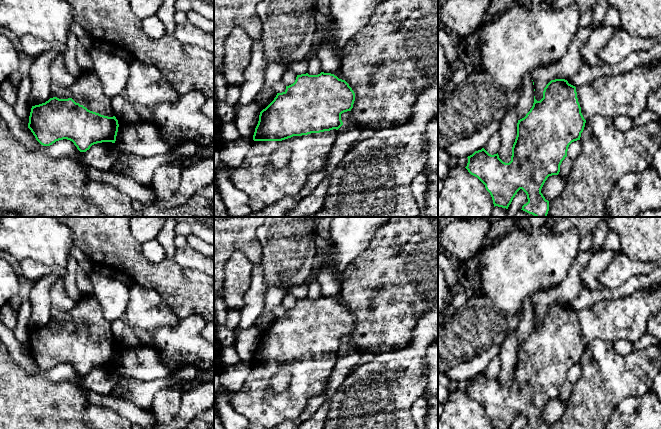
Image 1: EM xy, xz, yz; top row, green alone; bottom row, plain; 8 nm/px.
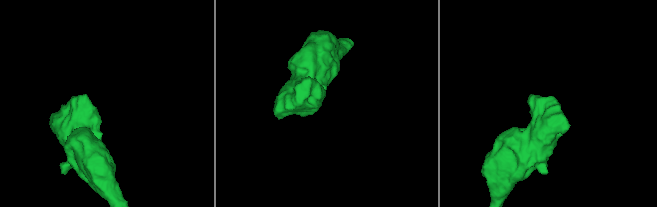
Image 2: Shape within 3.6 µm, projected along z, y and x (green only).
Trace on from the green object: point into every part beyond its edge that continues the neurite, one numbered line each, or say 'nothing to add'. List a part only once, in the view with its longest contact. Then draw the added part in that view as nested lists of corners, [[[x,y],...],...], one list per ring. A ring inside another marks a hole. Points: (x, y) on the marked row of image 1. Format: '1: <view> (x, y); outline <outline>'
1: xz (264, 186); outline [[[336,129],[330,131],[324,131],[320,133],[311,133],[302,136],[293,136],[291,138],[282,141],[254,141],[250,151],[248,152],[243,164],[235,168],[230,173],[230,179],[232,180],[234,186],[244,192],[249,199],[249,206],[252,212],[260,212],[271,207],[274,203],[286,196],[296,196],[300,190],[304,187],[308,177],[315,172],[323,169],[325,166],[325,160],[328,153],[330,152],[332,146],[337,138]],[[278,147],[288,147],[291,151],[291,157],[289,164],[284,168],[272,168],[269,164],[271,154]]]

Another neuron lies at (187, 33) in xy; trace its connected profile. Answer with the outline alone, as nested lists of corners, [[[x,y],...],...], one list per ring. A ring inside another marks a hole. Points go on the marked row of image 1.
[[[188,19],[176,24],[173,35],[183,44],[196,45],[214,54],[214,34],[201,30]]]

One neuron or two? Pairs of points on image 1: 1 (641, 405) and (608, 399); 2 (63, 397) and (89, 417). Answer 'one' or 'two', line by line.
1: two
2: two

